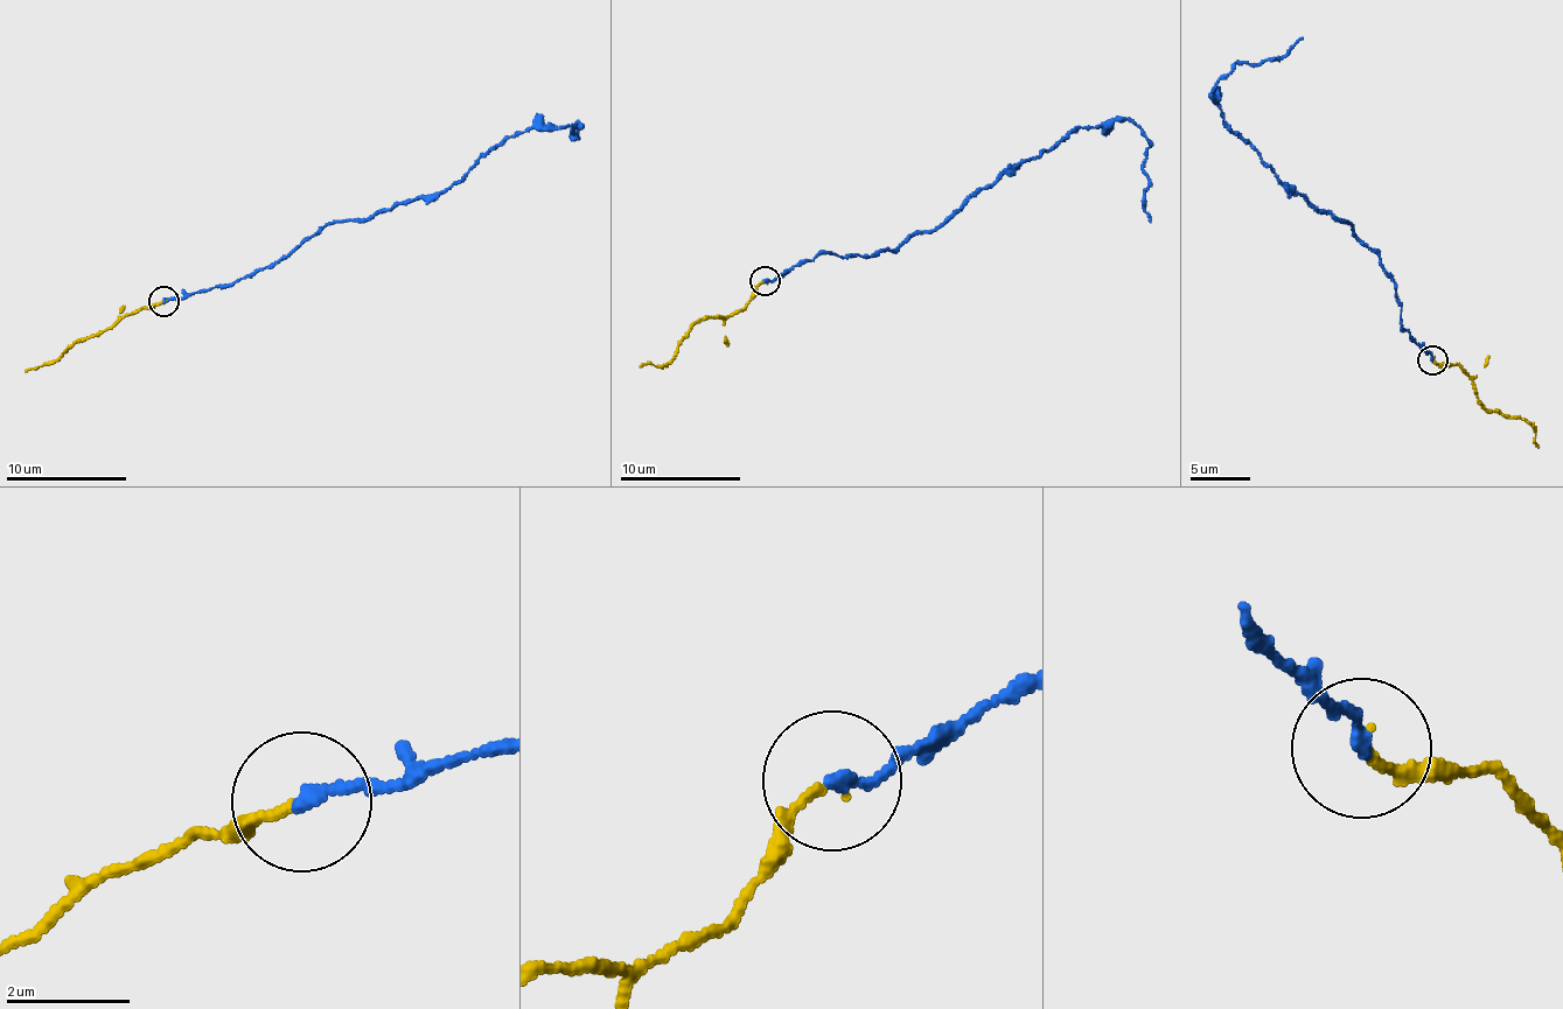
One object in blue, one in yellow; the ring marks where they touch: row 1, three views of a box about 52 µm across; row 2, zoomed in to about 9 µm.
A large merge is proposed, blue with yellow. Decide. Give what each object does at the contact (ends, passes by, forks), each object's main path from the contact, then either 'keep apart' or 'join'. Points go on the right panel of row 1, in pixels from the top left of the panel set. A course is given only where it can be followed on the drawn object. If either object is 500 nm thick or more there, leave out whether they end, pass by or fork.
blue ends there; yellow ends there; blue runs (1431, 361), (1353, 224), (1278, 180), (1213, 95), (1236, 64), (1276, 60), (1303, 37); yellow runs (1435, 361), (1467, 372), (1477, 399), (1491, 411), (1533, 426), (1539, 448); join

